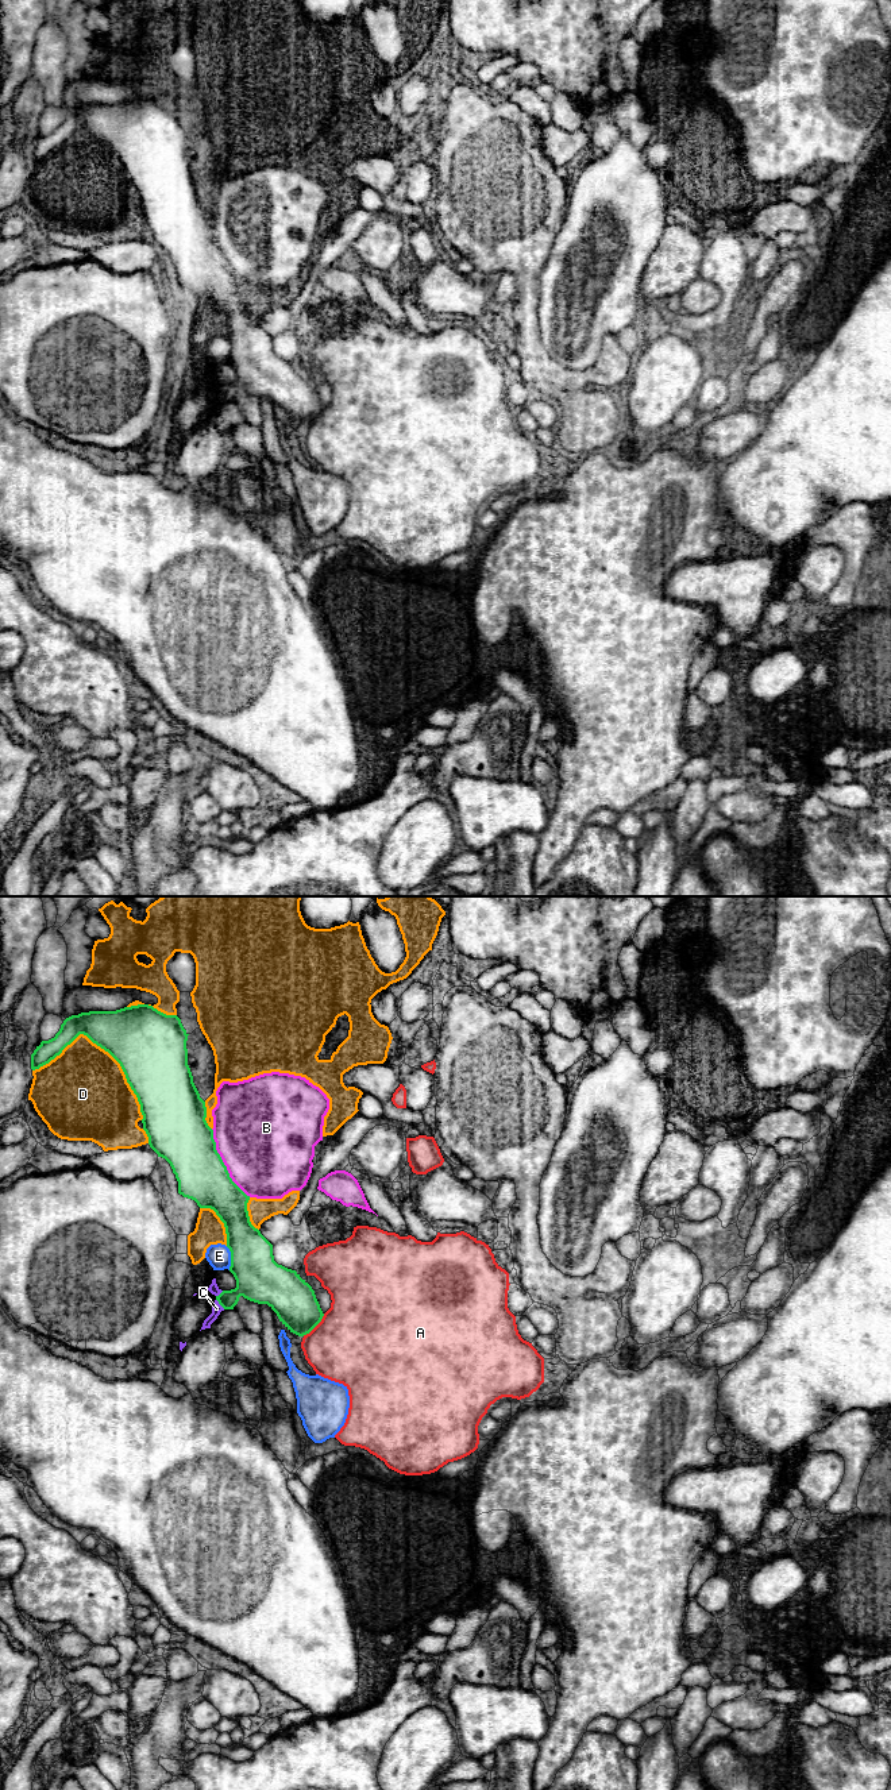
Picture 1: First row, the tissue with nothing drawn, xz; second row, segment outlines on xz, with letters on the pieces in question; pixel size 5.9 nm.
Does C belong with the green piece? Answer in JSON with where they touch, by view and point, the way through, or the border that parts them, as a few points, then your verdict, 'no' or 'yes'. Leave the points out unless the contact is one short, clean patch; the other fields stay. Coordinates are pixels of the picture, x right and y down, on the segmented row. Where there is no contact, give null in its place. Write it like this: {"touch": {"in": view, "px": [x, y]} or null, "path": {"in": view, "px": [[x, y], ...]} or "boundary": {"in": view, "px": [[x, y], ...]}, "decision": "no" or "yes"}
{"touch": {"in": "xz", "px": [220, 1304]}, "boundary": {"in": "xz", "px": [[216, 1299], [224, 1308]]}, "decision": "no"}

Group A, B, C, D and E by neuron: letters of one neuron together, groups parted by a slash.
A / B / C D / E

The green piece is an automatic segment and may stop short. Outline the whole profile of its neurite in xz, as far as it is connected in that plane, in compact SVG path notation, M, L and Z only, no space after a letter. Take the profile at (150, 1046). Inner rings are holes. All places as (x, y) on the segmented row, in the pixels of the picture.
M138 1004L116 1011L89 1011L63 1021L54 1038L42 1041L31 1054L31 1069L49 1064L80 1034L108 1052L122 1066L127 1083L138 1097L143 1130L150 1147L165 1158L178 1181L178 1193L192 1199L200 1208L211 1208L224 1223L227 1247L231 1251L230 1272L236 1288L223 1291L216 1300L224 1309L234 1309L239 1297L267 1304L279 1322L293 1334L309 1334L324 1313L312 1286L296 1270L274 1261L273 1245L255 1228L248 1216L247 1196L230 1177L216 1150L213 1130L208 1126L205 1102L193 1083L188 1065L188 1033L177 1015L166 1015L153 1006Z

